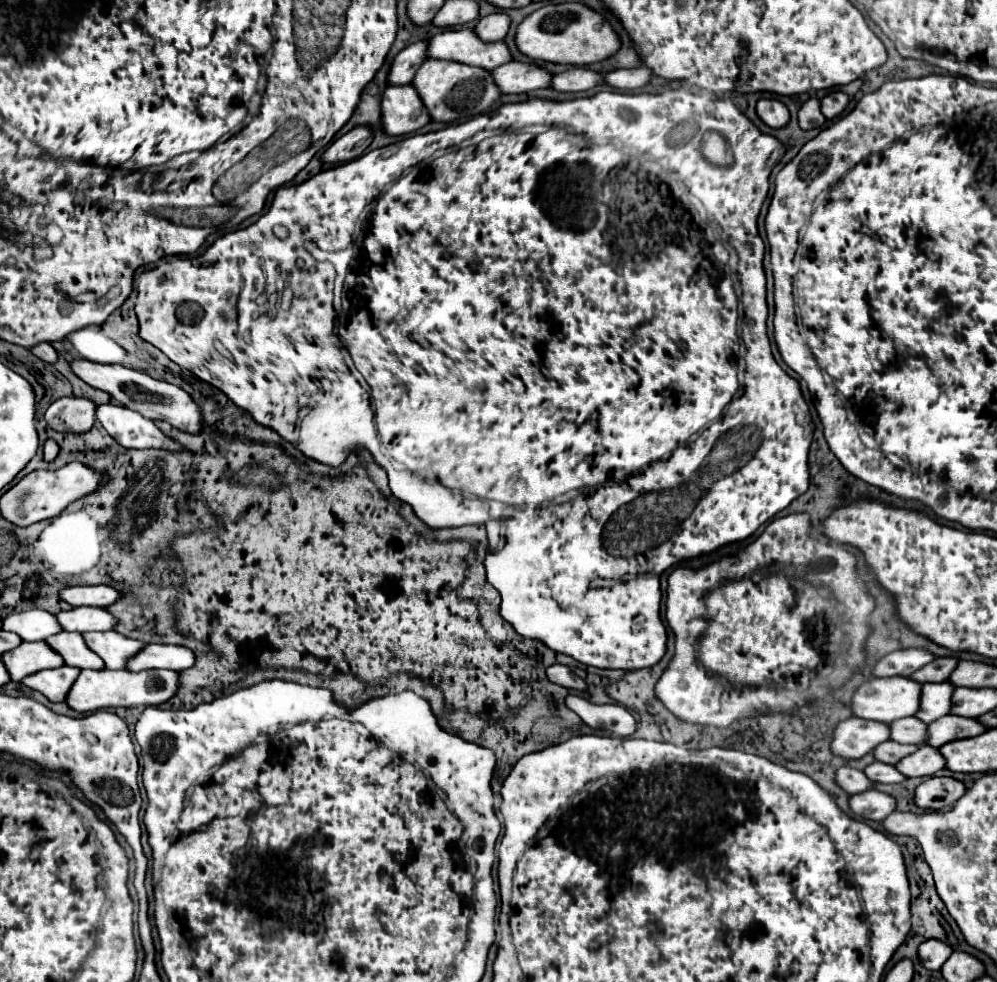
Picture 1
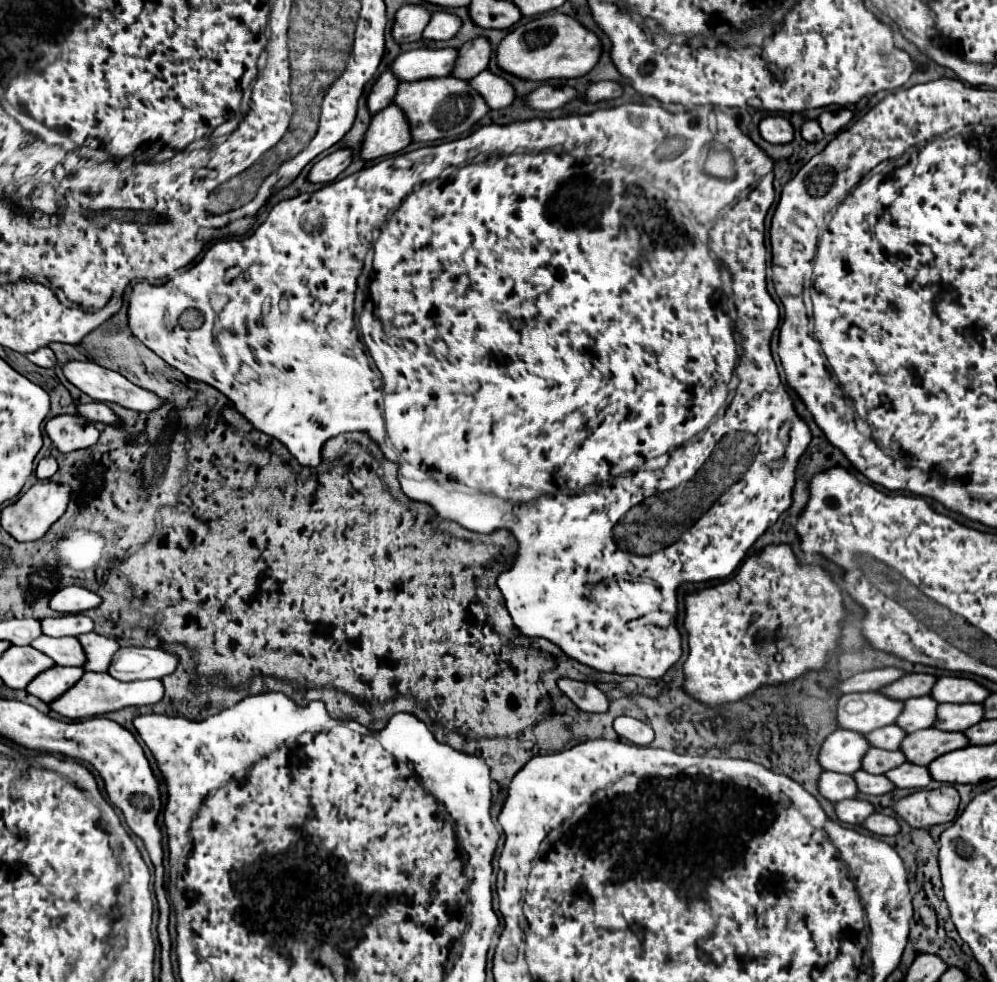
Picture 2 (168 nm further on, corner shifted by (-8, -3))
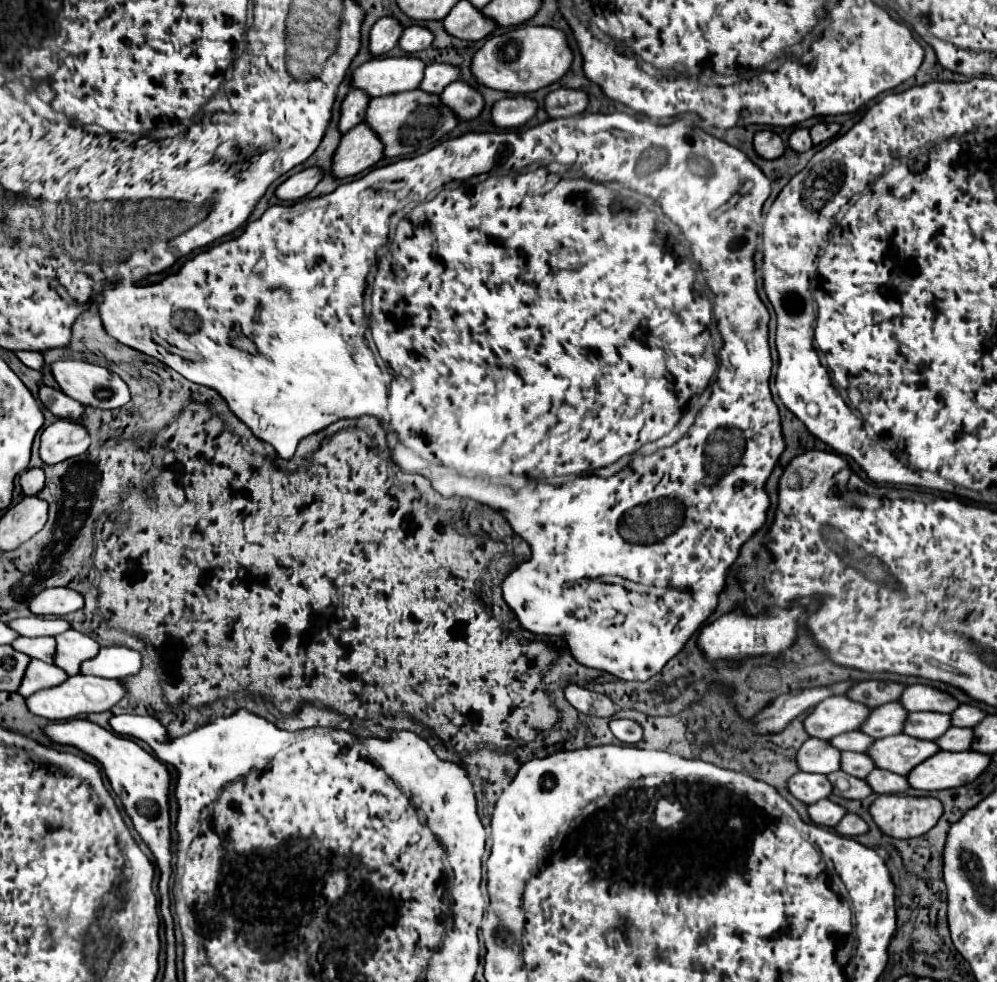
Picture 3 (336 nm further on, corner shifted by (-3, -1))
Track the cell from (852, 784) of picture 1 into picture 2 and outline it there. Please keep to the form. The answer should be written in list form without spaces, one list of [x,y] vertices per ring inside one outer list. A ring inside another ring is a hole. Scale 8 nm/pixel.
[[[823,772],[819,778],[819,792],[821,796],[839,802],[847,798],[857,796],[857,784],[849,774],[835,774],[835,772]]]

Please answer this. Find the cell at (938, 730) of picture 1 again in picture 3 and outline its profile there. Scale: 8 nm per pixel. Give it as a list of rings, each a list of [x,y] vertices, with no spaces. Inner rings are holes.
[[[896,734],[890,738],[876,740],[874,746],[870,746],[870,750],[866,752],[866,756],[874,760],[876,768],[906,776],[912,768],[916,768],[920,762],[934,756],[936,752],[938,746],[934,742]]]

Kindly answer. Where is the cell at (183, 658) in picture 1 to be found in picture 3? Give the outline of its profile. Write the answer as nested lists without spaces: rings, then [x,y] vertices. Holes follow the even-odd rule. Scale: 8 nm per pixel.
[[[124,646],[100,648],[100,654],[82,664],[82,674],[102,676],[102,678],[122,678],[138,674],[142,668],[142,658],[138,652]]]

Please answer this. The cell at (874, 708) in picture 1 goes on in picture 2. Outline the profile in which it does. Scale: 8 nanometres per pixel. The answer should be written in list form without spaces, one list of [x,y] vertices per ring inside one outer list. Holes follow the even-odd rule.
[[[881,692],[843,694],[837,704],[839,728],[855,732],[873,732],[887,724],[895,724],[903,712],[903,700],[891,700]]]

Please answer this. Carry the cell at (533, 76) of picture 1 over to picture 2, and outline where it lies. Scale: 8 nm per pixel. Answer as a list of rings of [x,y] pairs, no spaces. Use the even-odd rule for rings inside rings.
[[[483,70],[479,76],[471,80],[471,86],[487,100],[493,110],[507,108],[515,100],[515,88],[503,76],[493,74],[491,70]]]

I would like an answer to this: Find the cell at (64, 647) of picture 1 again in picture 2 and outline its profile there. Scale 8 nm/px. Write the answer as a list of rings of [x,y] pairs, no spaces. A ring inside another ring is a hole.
[[[39,636],[35,642],[31,642],[33,648],[39,648],[43,654],[55,660],[57,666],[81,666],[87,662],[87,656],[83,652],[83,646],[77,638],[65,636],[65,638],[51,638],[51,636]]]

